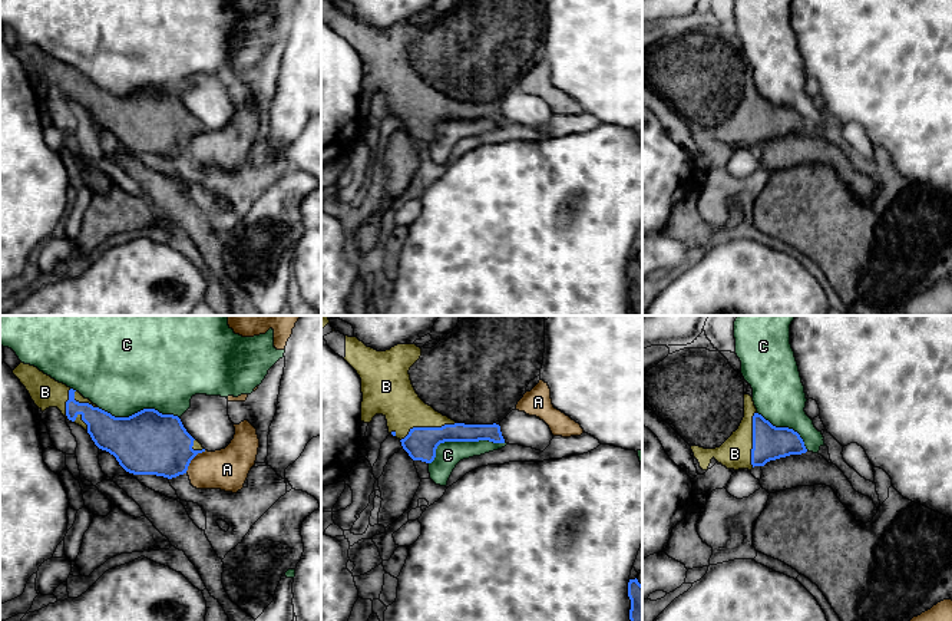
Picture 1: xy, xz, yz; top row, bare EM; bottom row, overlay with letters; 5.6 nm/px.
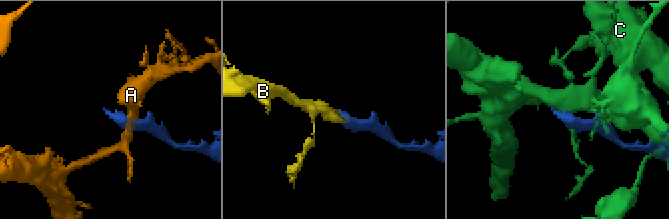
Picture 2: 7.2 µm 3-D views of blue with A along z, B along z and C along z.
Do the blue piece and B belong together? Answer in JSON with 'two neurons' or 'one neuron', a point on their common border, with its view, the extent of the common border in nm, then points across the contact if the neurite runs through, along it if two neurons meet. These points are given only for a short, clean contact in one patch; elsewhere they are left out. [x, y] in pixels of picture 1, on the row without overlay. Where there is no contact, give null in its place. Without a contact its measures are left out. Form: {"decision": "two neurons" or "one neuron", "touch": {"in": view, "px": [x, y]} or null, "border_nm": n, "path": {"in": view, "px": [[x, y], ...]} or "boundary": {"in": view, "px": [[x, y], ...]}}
{"decision": "one neuron", "touch": {"in": "xz", "px": [427, 106]}, "border_nm": 340}

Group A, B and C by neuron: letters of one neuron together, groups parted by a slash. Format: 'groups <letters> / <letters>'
groups A / B / C

